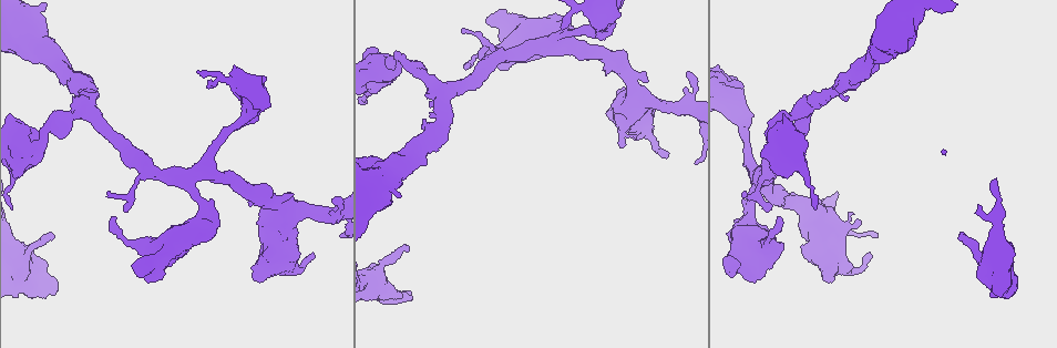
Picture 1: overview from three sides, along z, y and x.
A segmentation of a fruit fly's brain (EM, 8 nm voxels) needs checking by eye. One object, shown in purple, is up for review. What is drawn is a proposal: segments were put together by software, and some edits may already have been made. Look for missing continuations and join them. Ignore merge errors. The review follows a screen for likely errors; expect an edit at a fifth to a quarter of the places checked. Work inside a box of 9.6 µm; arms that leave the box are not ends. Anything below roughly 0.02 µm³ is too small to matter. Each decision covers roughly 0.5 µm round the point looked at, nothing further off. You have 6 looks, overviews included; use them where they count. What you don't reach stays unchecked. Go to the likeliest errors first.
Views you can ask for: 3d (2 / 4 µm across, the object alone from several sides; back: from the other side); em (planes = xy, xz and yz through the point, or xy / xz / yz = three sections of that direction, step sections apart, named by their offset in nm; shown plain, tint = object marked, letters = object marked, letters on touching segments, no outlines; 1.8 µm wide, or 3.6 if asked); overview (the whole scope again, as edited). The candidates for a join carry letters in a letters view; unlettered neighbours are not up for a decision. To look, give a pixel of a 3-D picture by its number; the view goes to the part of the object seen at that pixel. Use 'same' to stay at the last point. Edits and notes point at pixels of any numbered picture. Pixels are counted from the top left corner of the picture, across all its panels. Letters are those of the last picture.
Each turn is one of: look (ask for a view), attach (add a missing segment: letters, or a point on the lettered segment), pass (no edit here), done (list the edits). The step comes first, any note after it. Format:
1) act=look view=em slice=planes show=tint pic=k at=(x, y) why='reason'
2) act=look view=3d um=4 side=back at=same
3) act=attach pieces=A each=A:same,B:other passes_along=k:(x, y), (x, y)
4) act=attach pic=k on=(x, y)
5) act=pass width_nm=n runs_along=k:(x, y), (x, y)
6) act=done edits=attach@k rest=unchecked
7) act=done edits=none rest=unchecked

act=look view=3d um=2 pic=1 at=(58, 290) why='stops while still wide'

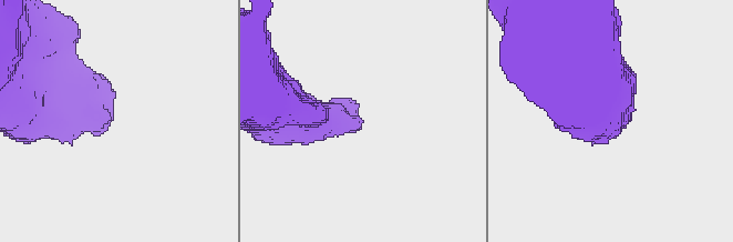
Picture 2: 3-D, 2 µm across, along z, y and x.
act=look view=em slice=yz step=8 show=tint pic=2 at=(113, 120)

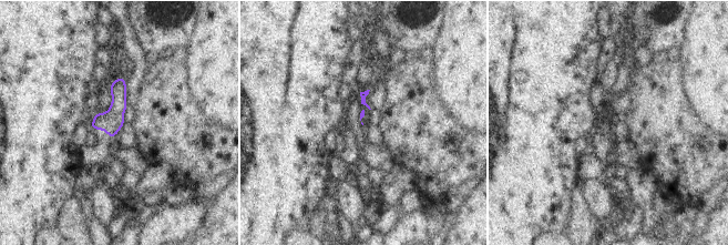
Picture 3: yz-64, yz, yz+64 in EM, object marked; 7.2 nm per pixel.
act=look view=em slice=yz step=8 show=letters at=same

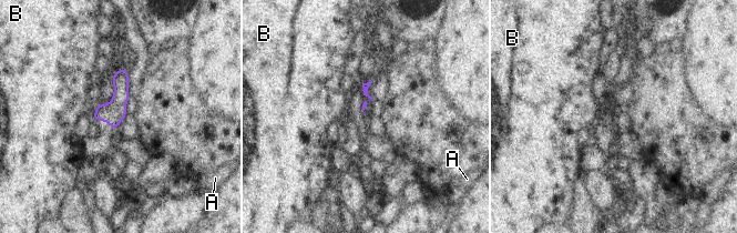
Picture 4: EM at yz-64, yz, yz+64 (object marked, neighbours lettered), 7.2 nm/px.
act=pass each=A:other,B:other border=4:(98, 103), (92, 117) found='no lettered segment goes on from it'

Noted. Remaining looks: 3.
act=look view=em slice=planes show=plain pic=1 at=(408, 250) why='an open end'

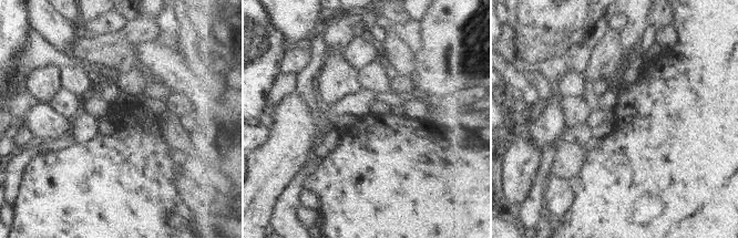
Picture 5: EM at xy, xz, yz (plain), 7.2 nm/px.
act=look view=em slice=planes show=letters at=same why='see the neighbours'

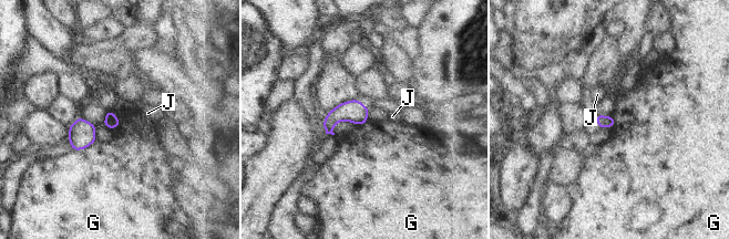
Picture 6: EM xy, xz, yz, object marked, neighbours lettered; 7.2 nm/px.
act=pass each=G:other,J:other border=6:(96, 141), (82, 149), (72, 151) found='none of them fits'

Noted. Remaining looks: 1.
act=done edits=none rest=unchecked

